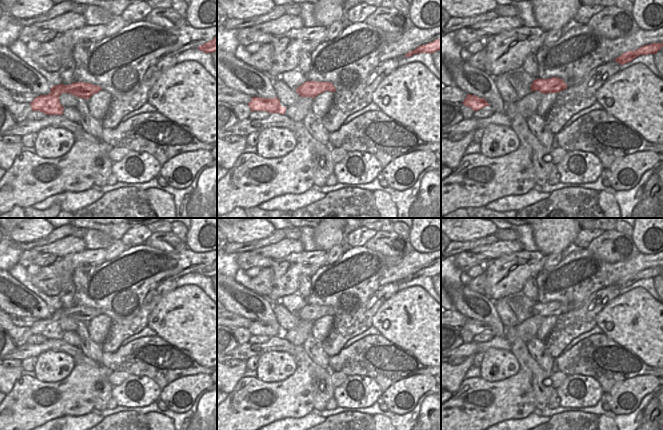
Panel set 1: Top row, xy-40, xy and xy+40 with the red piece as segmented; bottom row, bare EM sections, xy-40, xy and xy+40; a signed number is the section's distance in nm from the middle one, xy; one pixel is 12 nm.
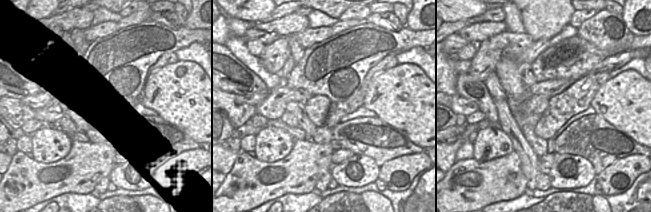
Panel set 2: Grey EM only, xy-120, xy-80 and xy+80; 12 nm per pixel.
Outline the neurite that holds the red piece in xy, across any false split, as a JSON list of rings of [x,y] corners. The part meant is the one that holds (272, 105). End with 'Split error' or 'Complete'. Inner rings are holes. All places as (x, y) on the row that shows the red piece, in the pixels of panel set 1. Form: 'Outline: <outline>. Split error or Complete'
Outline: [[[252,97],[251,101],[247,104],[251,111],[266,111],[268,113],[285,114],[286,107],[282,107],[279,99],[276,98],[261,98]]]. Complete

